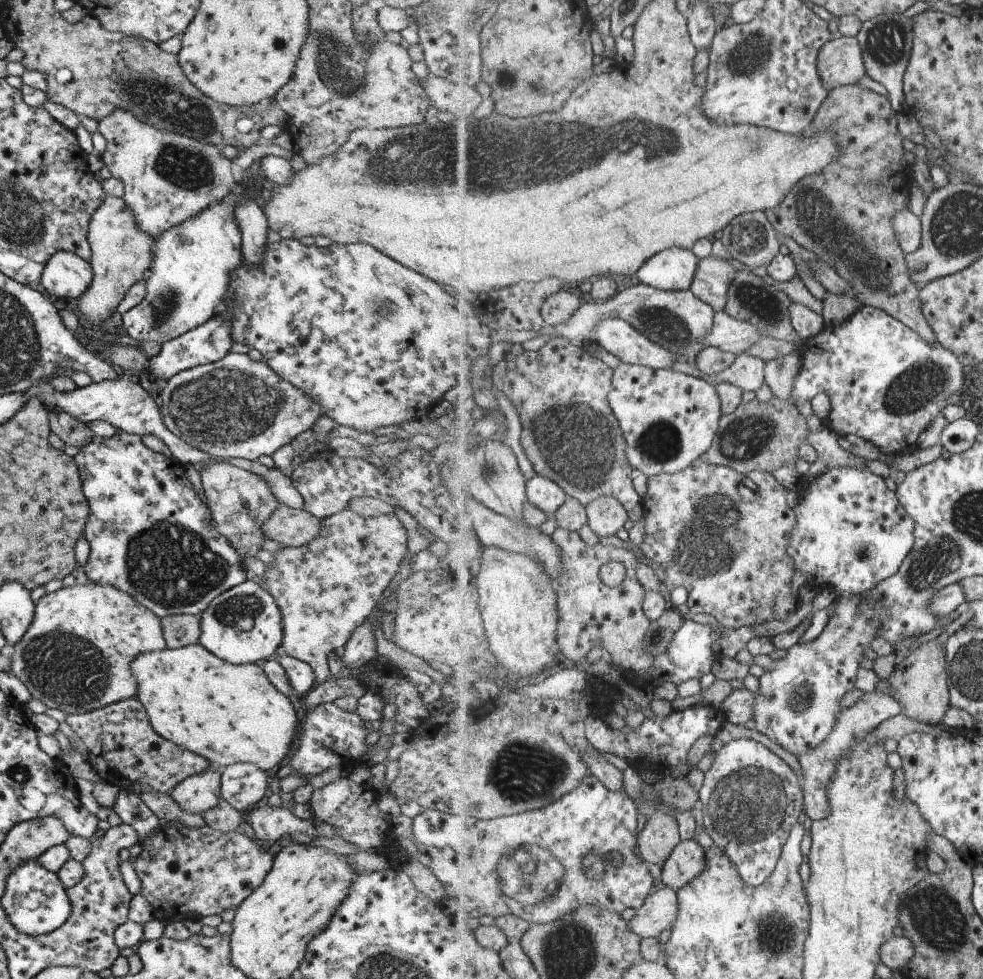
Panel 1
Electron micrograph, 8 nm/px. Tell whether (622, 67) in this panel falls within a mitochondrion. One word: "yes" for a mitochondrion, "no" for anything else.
no

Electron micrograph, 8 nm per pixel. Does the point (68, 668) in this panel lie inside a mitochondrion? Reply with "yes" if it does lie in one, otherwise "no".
yes

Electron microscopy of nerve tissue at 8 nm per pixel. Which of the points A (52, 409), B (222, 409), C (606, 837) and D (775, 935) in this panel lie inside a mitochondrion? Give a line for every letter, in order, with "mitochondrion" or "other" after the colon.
A: other
B: mitochondrion
C: other
D: mitochondrion

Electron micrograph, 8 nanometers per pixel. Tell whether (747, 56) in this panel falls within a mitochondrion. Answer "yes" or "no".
yes

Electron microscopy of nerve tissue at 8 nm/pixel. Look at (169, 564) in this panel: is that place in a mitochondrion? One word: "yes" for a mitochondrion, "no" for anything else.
yes

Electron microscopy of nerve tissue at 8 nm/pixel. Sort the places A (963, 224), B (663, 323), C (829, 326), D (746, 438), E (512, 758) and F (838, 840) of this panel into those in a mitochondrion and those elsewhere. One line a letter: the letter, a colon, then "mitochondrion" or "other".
A: mitochondrion
B: mitochondrion
C: other
D: mitochondrion
E: mitochondrion
F: other

